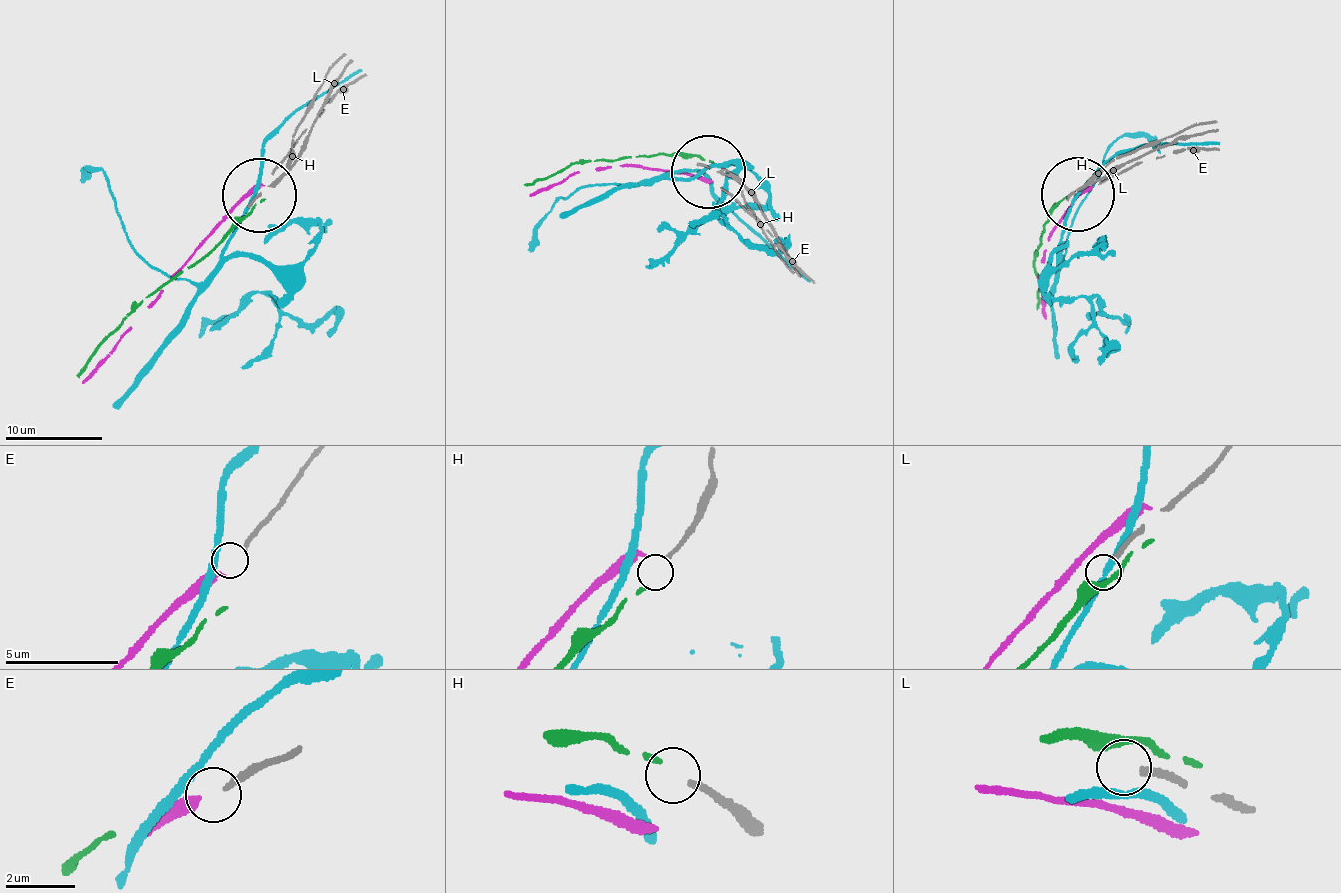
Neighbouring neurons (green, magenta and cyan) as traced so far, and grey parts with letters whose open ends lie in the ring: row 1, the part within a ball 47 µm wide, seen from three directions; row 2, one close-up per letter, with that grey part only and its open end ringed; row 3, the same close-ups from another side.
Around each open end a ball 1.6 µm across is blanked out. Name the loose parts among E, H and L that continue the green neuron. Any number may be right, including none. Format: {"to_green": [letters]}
{"to_green": ["H"]}

